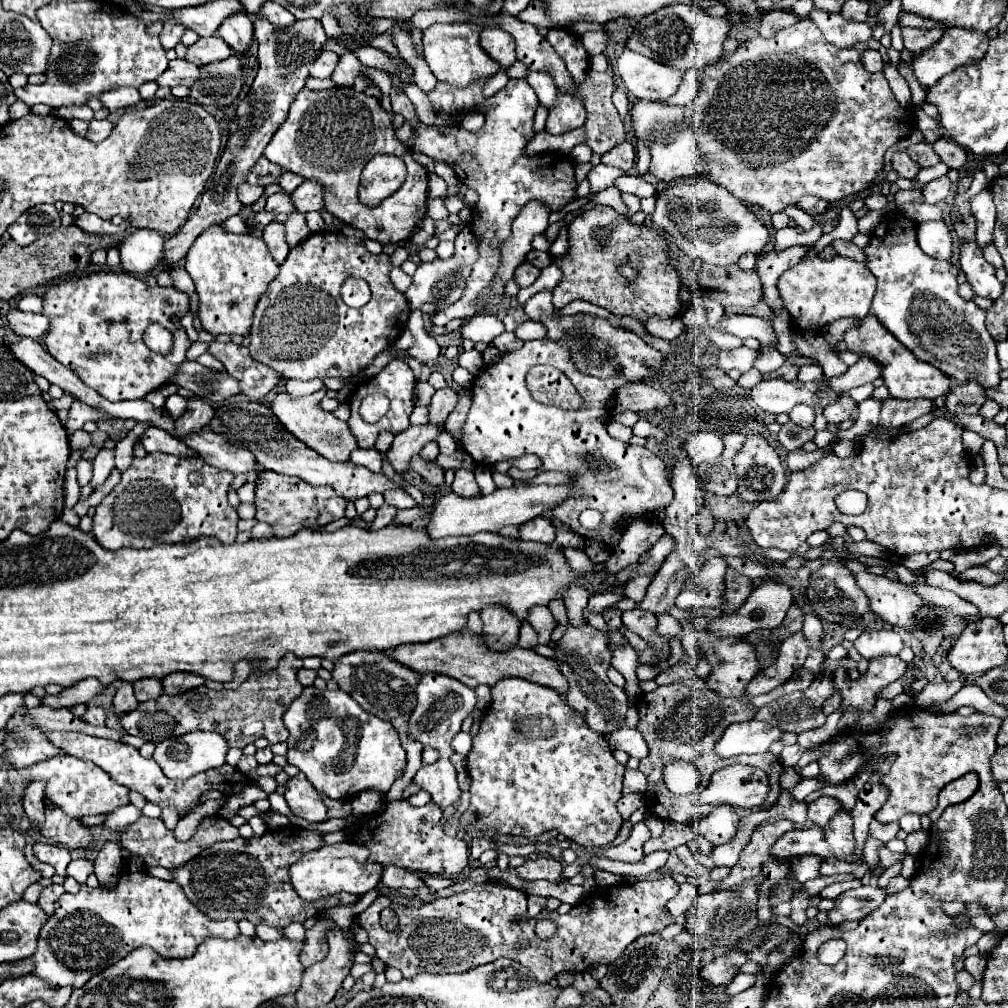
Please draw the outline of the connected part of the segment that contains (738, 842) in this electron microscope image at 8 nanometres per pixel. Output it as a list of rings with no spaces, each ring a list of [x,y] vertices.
[[[742,818],[736,836],[734,836],[728,844],[716,846],[716,848],[712,850],[712,860],[714,860],[714,864],[716,864],[716,866],[732,868],[732,864],[736,864],[736,860],[738,860],[738,856],[740,856],[740,852],[744,850],[746,844],[748,844],[748,818]]]

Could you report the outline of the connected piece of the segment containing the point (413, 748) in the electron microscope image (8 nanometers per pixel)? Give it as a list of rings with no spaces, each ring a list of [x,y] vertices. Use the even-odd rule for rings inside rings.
[[[356,650],[350,652],[346,656],[340,656],[334,662],[334,670],[332,670],[332,678],[338,682],[338,688],[348,692],[360,706],[364,706],[366,712],[376,714],[378,718],[390,722],[396,732],[400,734],[402,746],[406,750],[406,768],[404,768],[404,778],[396,780],[396,788],[392,788],[392,792],[388,792],[386,800],[400,800],[402,798],[402,790],[406,786],[410,786],[412,776],[418,772],[420,764],[422,764],[422,746],[416,744],[412,738],[408,738],[406,734],[406,724],[408,724],[408,716],[414,708],[414,686],[416,680],[420,680],[420,676],[416,672],[412,672],[410,668],[404,668],[402,664],[396,664],[394,660],[390,660],[384,652],[378,650]]]

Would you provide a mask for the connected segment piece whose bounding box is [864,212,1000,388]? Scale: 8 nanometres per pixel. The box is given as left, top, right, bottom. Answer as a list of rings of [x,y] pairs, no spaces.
[[[890,212],[886,214],[880,224],[870,234],[870,242],[864,248],[866,260],[864,264],[868,270],[876,276],[878,288],[872,300],[870,312],[910,350],[914,356],[922,362],[928,362],[942,370],[946,376],[956,378],[958,382],[976,380],[986,388],[996,386],[1000,382],[998,370],[1000,364],[996,360],[996,342],[988,334],[984,326],[984,310],[978,308],[972,300],[964,300],[958,294],[958,268],[944,260],[932,260],[928,258],[916,240],[916,226],[912,220],[908,220],[902,212]]]

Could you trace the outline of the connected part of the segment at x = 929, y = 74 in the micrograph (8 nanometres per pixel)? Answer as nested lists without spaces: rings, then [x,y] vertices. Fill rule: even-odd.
[[[946,28],[938,44],[912,60],[912,70],[922,86],[932,86],[956,68],[978,62],[986,54],[986,48],[986,34],[964,32],[964,28]]]

